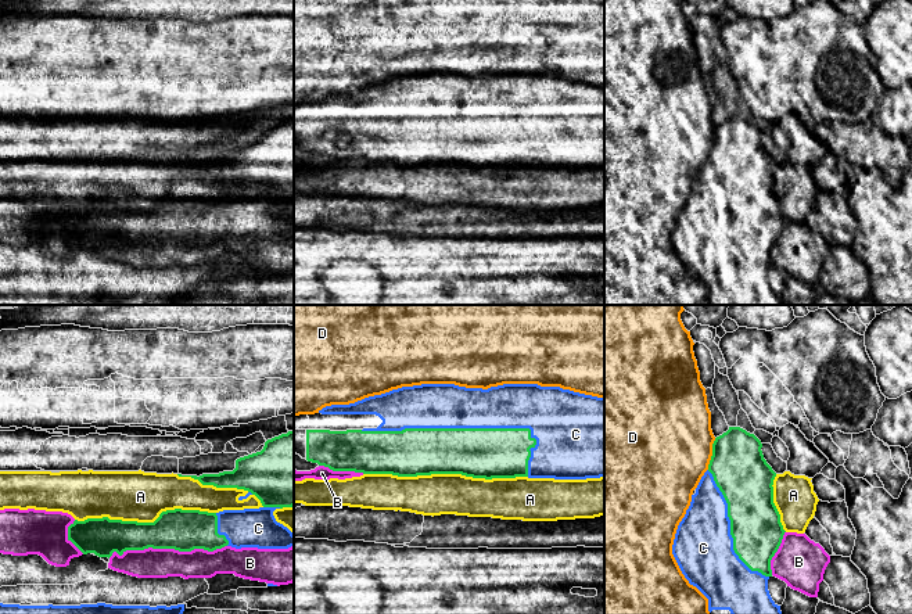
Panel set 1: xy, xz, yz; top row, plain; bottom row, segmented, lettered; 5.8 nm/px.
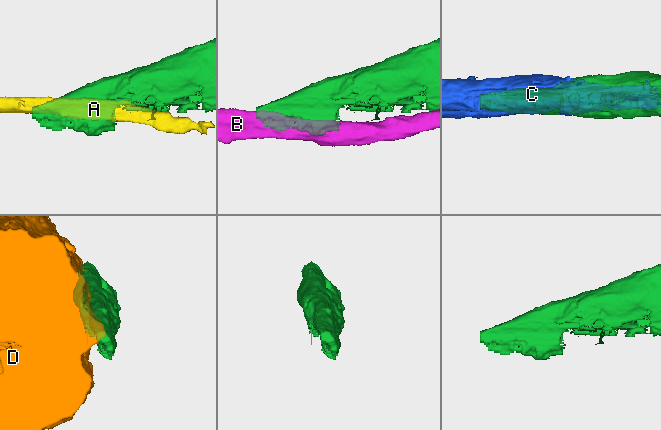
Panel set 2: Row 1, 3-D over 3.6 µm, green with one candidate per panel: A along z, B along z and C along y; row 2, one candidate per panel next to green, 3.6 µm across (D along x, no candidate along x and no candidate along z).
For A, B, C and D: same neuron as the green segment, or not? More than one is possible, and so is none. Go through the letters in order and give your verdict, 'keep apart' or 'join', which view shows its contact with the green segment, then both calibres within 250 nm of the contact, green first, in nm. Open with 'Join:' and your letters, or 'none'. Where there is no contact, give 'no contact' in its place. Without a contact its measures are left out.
Join: C
A: keep apart; contact in xz; calibres 280 and 240 nm
B: keep apart; contact in xy; calibres 240 and 180 nm
C: join; contact in xz; calibres 280 and 260 nm
D: keep apart; contact in yz; calibres 320 and 480 nm

